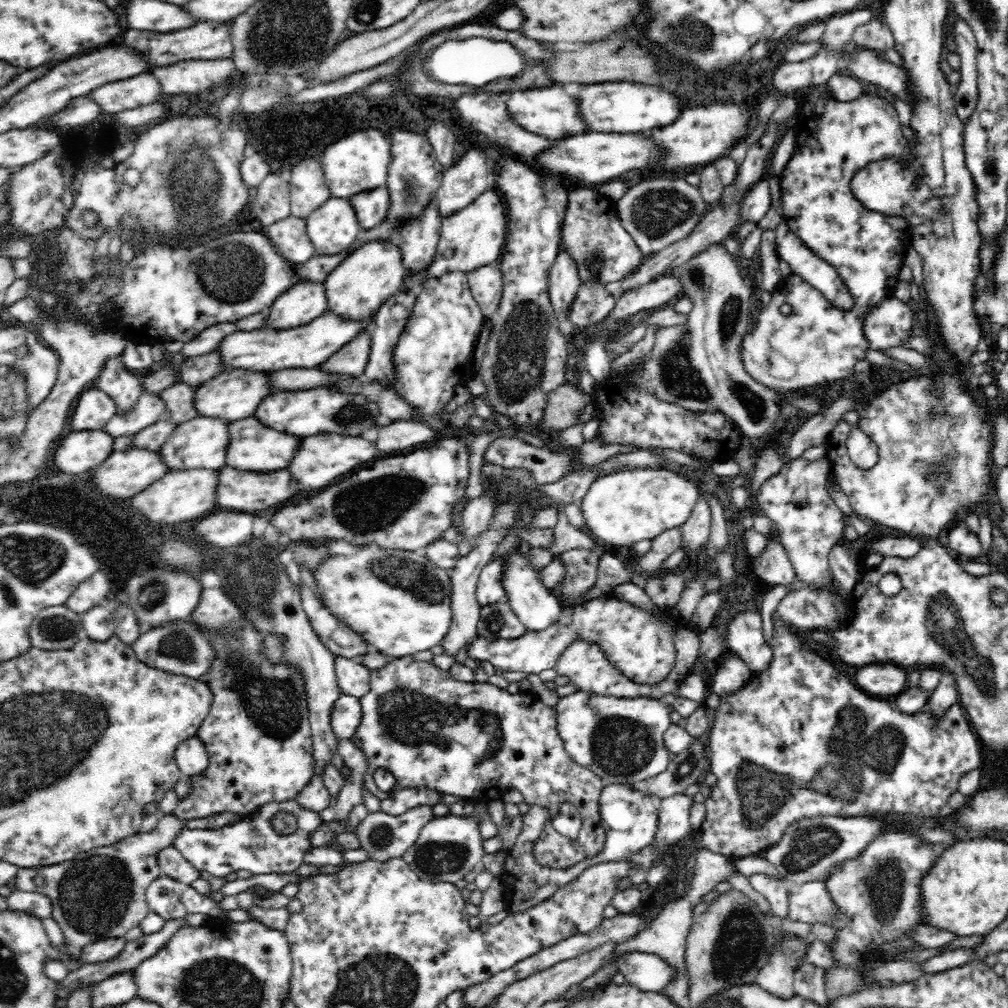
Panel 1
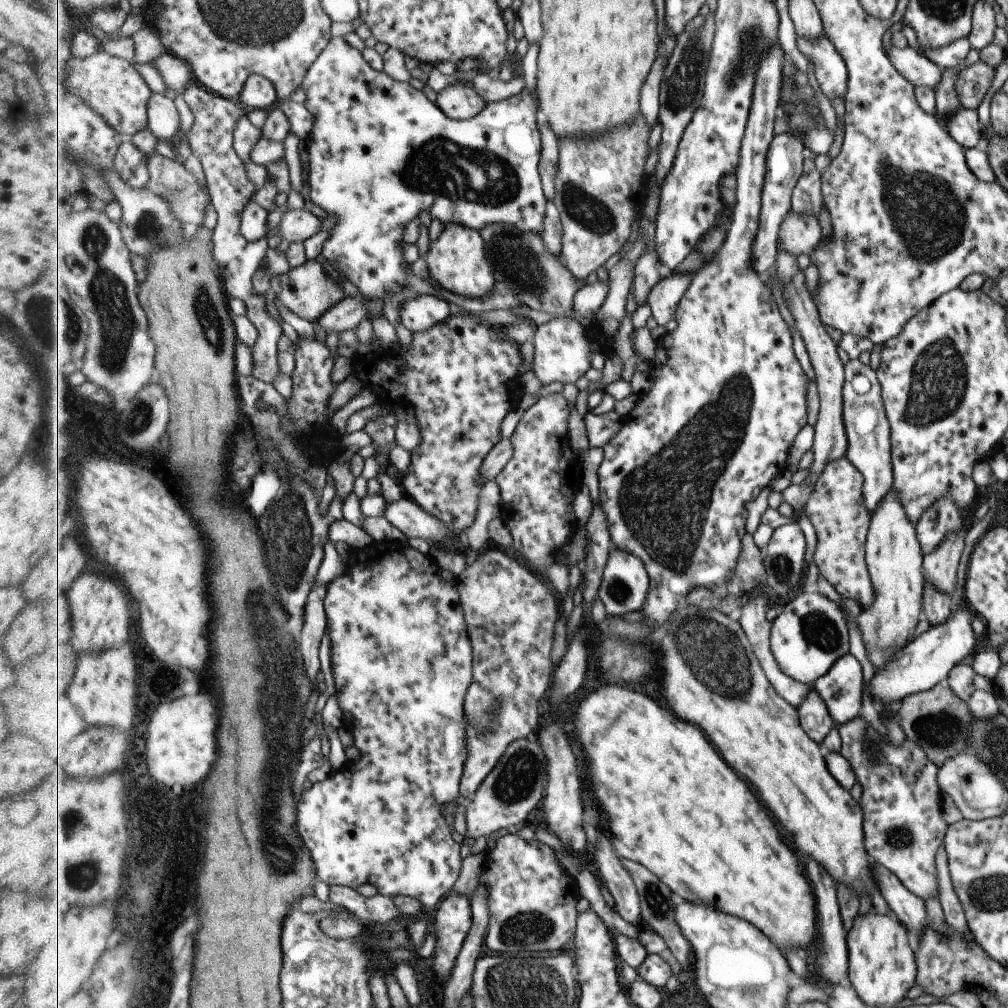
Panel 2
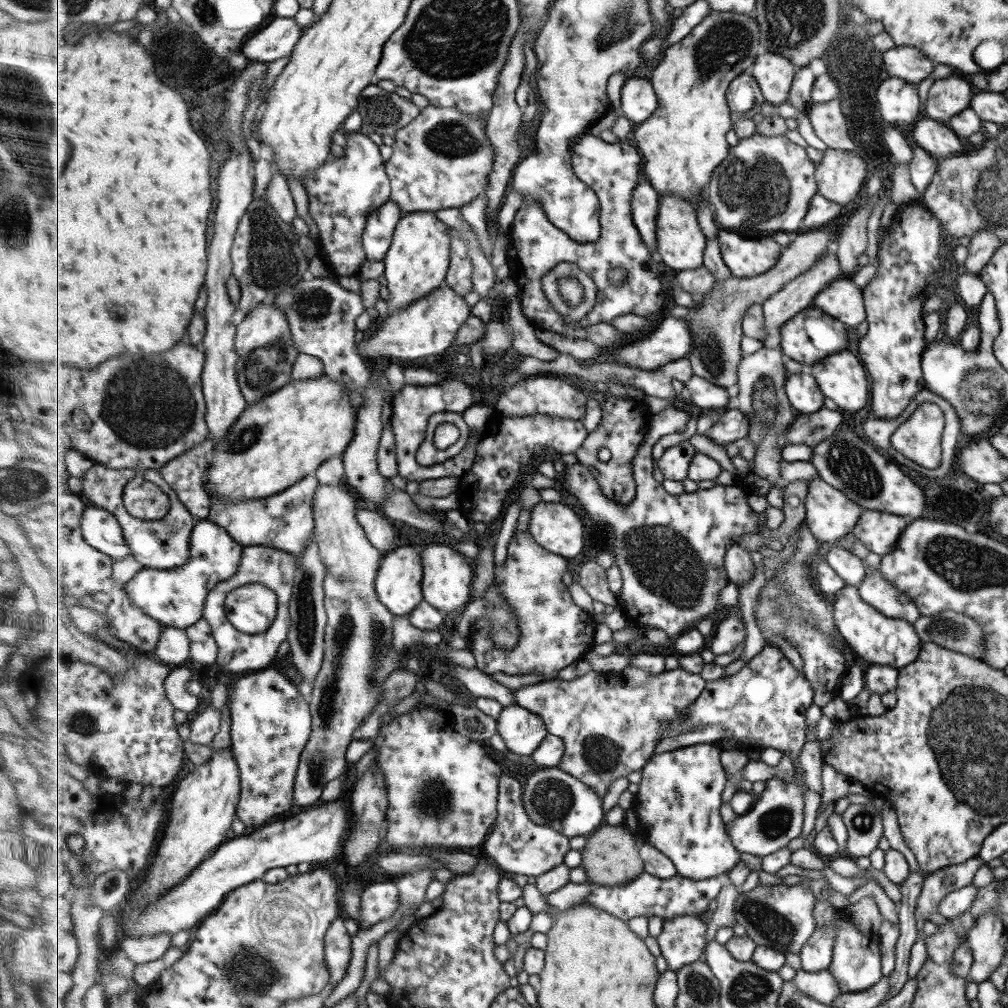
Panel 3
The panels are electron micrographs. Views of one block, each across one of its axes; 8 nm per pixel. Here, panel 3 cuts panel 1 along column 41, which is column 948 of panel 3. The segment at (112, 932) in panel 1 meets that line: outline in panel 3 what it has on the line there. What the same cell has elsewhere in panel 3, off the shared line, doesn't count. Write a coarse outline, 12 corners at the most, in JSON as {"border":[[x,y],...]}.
{"border":[[977,856],[926,873],[913,918],[929,920],[947,893],[971,884]]}

